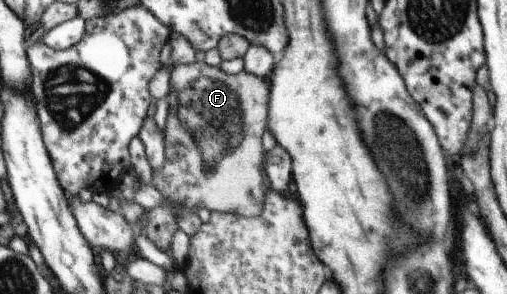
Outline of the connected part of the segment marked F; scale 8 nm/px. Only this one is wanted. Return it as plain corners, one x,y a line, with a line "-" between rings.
193,62
193,64
176,65
170,75
170,87
171,92
168,94
167,99
169,102
169,115
167,118
167,128
165,128
165,162
161,166
161,170
155,170
152,173
153,185
159,190
163,196
165,196
165,204
163,206
157,206
153,210
146,210
142,216
143,220
143,235
147,237
159,250
162,252
171,250
171,240
173,240
173,234
179,230
177,226
177,208
179,206
185,206
185,210
193,210
198,212
198,208
203,206
212,212
233,212
233,214
239,214
240,216
261,216
263,212
263,200
265,200
265,174
263,174
264,168
264,149
262,146
262,136
266,129
268,129
268,103
270,86
268,79
261,79
260,77
249,74
249,72
239,72
239,74
227,74
223,72
221,68
215,66
209,66
205,62

